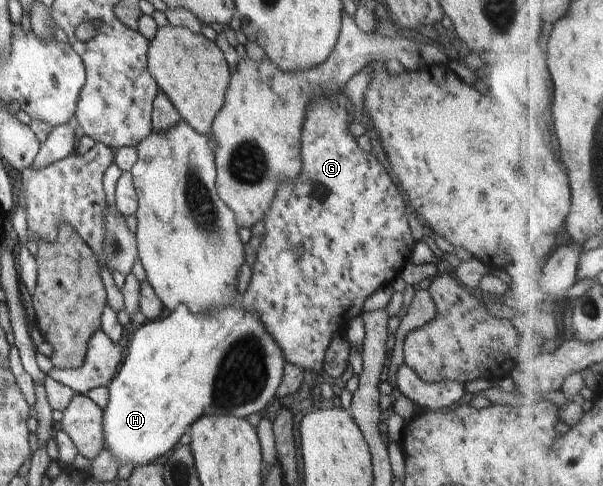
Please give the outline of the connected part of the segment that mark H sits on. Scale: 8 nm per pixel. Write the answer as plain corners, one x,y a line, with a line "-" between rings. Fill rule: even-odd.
237,300
233,307
217,307
217,309
211,309
207,313
199,313
199,315
193,315
187,305
179,305
173,313
166,313
163,317
150,321
149,323
141,324
141,327
133,333
131,337
131,345
129,345
129,351
127,351
127,357
119,373
115,376
115,379
109,384
109,401
107,406
103,409
103,441
104,447
107,447
113,457
119,461
119,465
130,464
134,466
148,466
153,463
155,459
165,455
174,445
179,443
183,433
185,433
187,427
193,425
199,417
203,415
213,415
213,417
219,417
219,415
232,415
238,418
247,418
251,413
263,412
267,405
269,405
277,396
277,388
281,385
284,373
284,367
286,363
279,345
275,343
275,339
267,333
267,329
263,327
263,323
259,321
257,313
253,311
245,311
241,307
240,301

